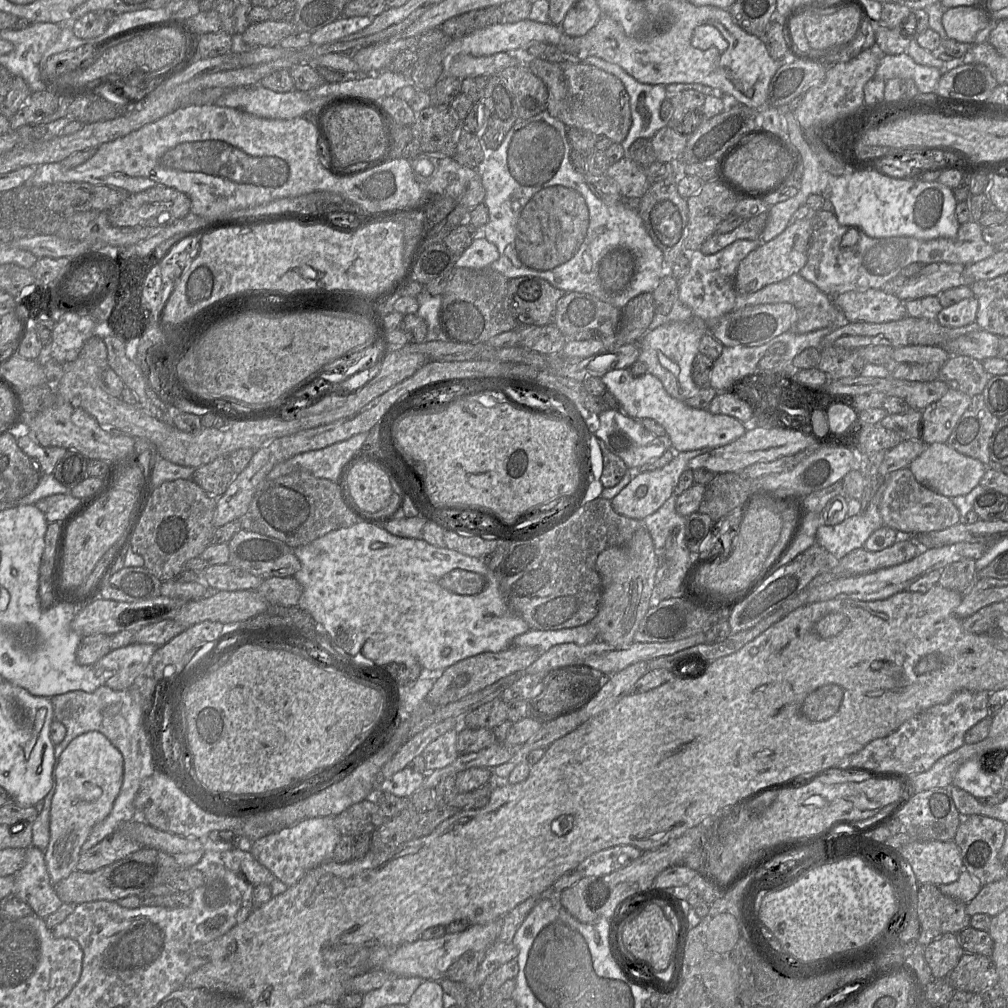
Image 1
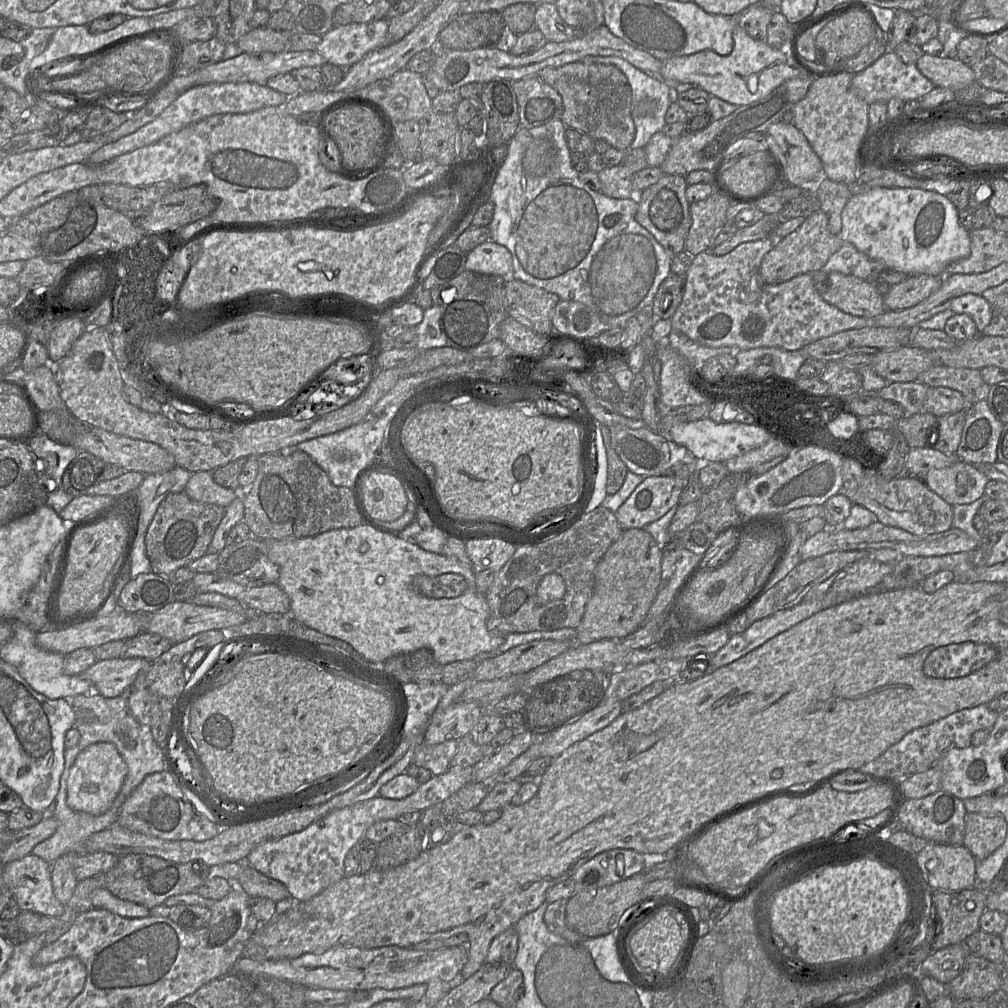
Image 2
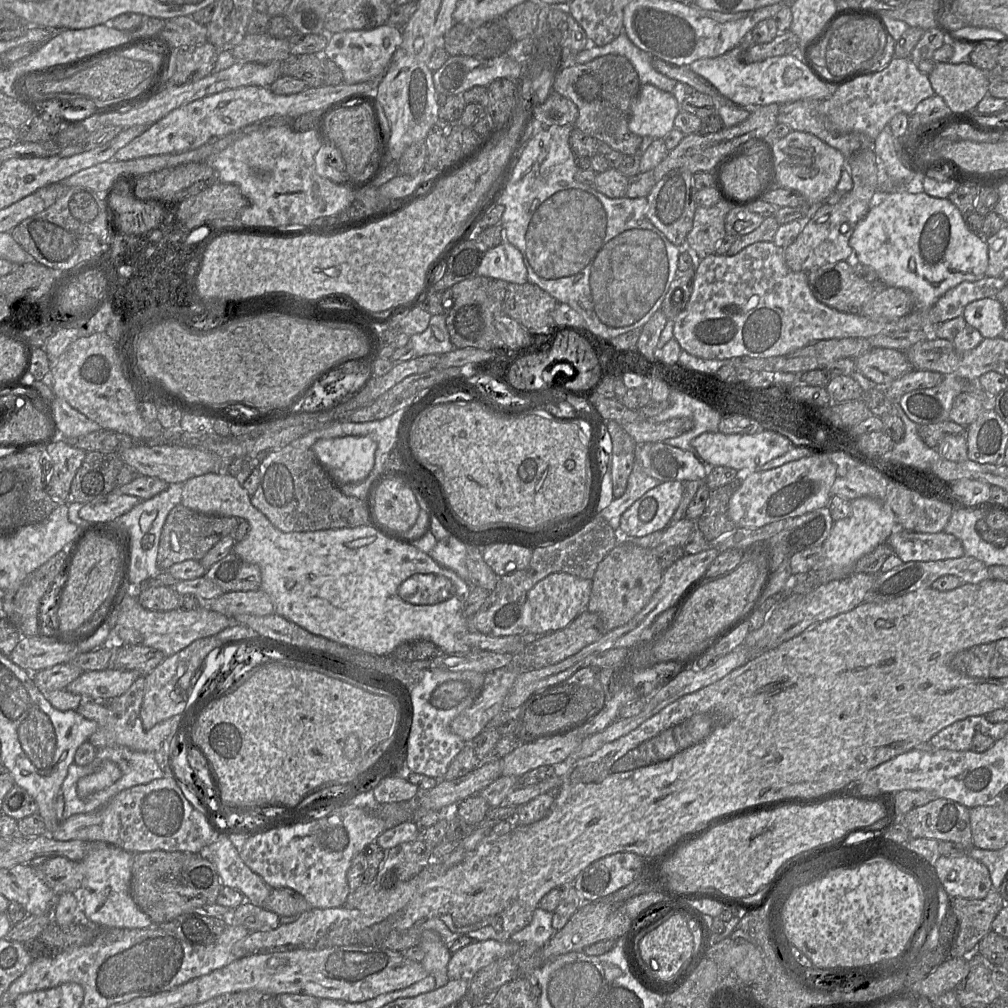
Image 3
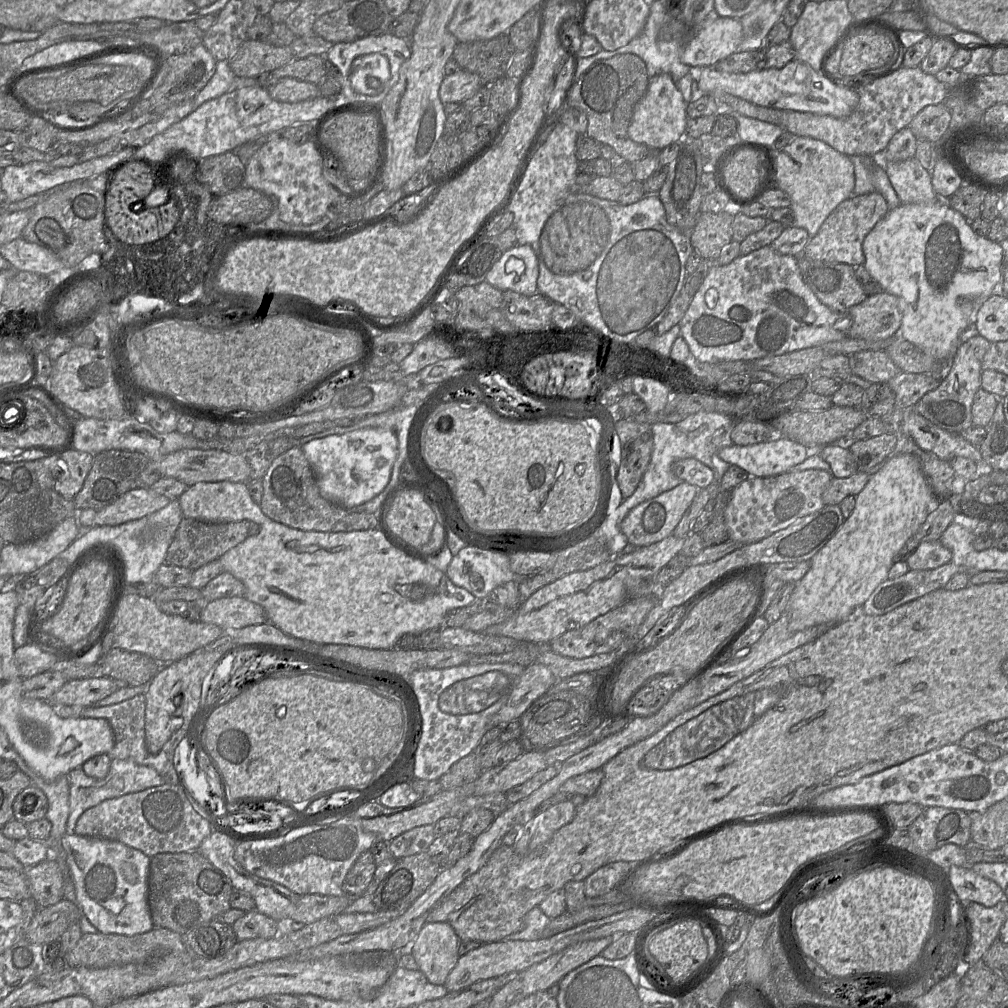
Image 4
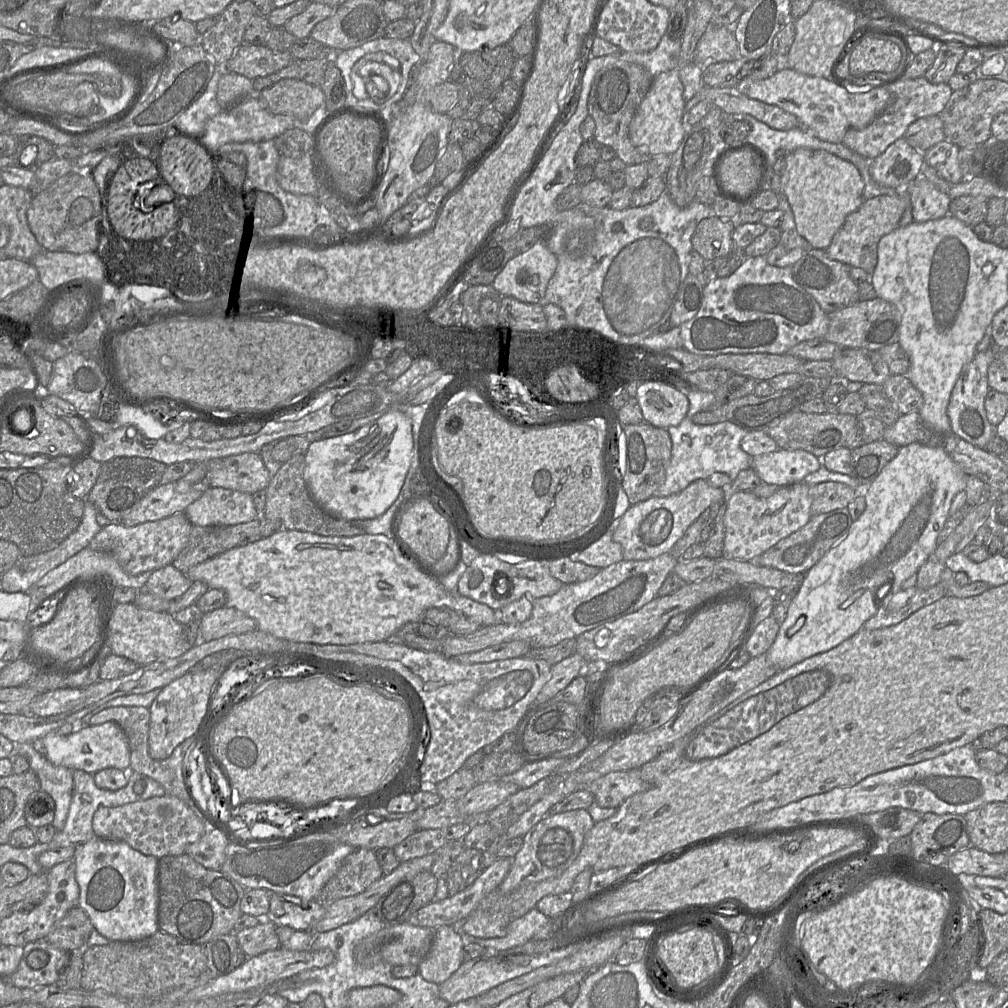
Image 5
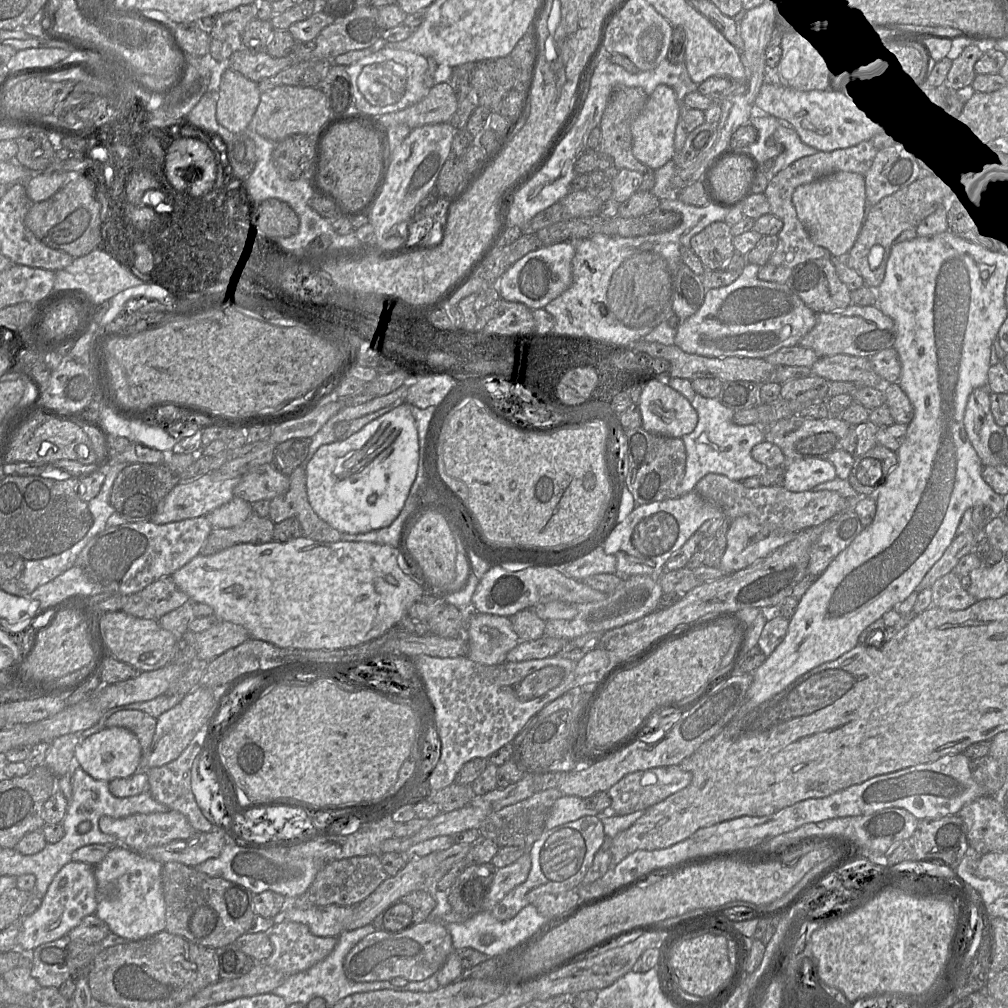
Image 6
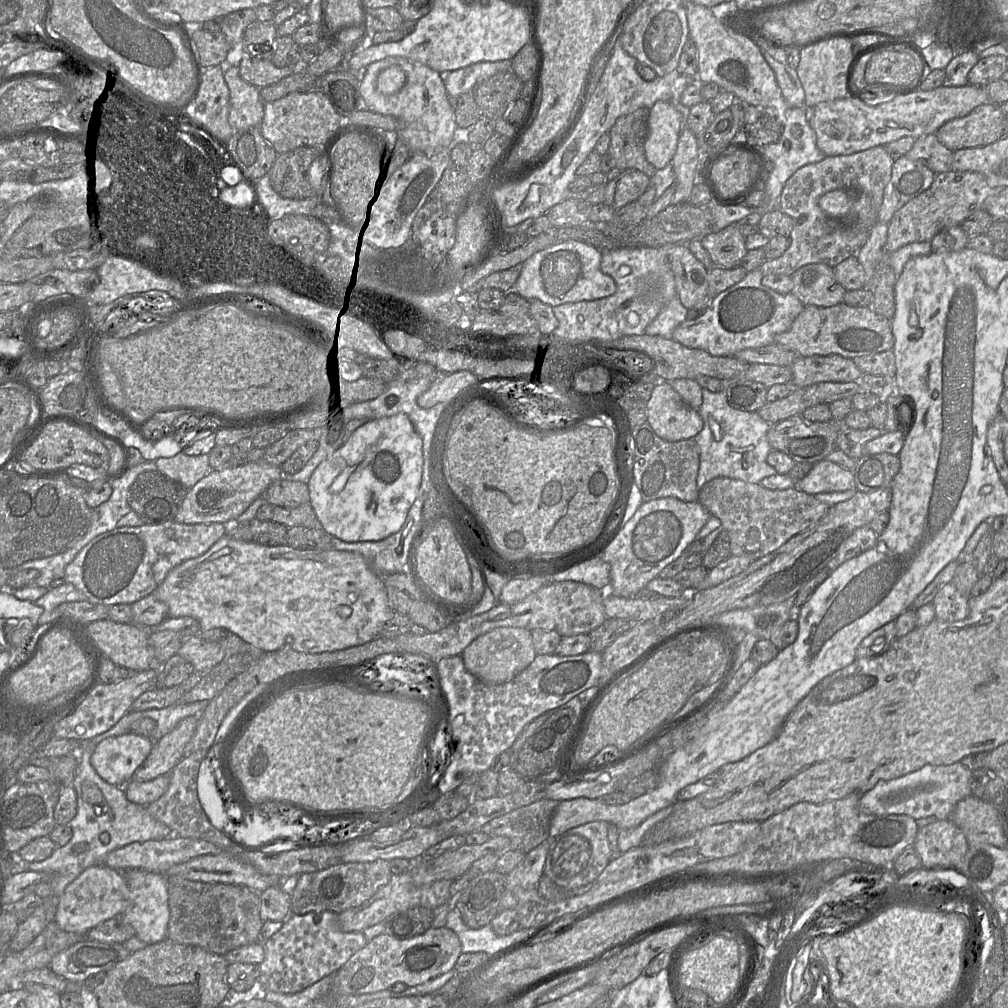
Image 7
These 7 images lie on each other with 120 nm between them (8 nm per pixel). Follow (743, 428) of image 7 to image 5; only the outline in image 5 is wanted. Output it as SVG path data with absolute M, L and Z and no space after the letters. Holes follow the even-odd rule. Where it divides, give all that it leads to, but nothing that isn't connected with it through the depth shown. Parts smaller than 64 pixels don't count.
M694 388L687 393L689 409L687 417L677 426L667 428L672 441L672 455L666 469L663 484L654 492L653 496L662 497L676 494L685 489L695 480L706 480L715 472L727 474L732 480L744 469L752 467L752 456L741 448L741 440L747 434L743 428L732 422L724 421L711 425L699 425L692 421L692 417L700 411L721 405L712 392Z

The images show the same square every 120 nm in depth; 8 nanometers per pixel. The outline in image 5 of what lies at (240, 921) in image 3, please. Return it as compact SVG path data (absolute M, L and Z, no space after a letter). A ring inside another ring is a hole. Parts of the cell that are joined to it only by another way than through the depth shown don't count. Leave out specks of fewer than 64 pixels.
M261 919L256 926L242 929L235 934L239 945L248 957L280 947L276 926L265 919Z

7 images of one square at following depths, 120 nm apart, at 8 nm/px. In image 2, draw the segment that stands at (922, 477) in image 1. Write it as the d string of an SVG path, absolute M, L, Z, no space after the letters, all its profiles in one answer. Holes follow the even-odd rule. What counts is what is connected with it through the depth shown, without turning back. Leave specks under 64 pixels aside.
M958 460L948 467L929 470L923 481L933 492L954 506L979 499L989 479L975 465Z

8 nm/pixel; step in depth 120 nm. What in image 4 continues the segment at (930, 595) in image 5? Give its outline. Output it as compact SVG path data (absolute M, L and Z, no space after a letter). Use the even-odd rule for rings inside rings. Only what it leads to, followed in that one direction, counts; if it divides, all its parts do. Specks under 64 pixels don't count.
M952 562L932 570L909 570L904 575L887 578L865 601L859 612L879 616L916 600L932 591L943 589L956 573L966 570Z

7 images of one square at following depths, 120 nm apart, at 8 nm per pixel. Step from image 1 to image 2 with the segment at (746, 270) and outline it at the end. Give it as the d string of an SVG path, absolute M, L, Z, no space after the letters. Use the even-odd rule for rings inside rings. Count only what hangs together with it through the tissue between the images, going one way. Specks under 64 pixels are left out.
M819 209L807 216L795 231L777 239L774 247L761 261L760 277L766 284L778 284L800 274L816 272L822 269L830 256L840 249L843 242L839 235L830 232L828 217Z

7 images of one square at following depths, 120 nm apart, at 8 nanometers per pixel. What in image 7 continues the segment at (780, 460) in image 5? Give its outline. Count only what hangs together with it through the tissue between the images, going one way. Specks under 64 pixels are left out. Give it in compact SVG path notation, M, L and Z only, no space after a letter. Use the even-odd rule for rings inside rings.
M821 460L813 464L809 473L796 482L801 491L815 495L855 489L853 472L836 463Z

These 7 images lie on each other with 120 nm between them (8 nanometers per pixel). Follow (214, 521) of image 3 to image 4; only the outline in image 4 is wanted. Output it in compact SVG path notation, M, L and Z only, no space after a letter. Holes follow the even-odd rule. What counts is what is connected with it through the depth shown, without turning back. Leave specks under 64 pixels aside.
M183 517L174 534L164 559L164 564L188 568L192 571L219 559L228 550L242 543L248 537L250 521L229 523L207 523Z

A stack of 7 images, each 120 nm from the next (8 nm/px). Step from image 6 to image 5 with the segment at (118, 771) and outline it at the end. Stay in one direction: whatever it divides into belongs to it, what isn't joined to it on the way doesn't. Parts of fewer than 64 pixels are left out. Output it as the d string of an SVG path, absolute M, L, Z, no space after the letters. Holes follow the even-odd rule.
M108 721L100 725L81 723L69 735L59 735L52 731L40 740L32 743L54 765L68 767L72 770L84 770L94 774L105 768L130 769L130 747L126 733L116 722Z

